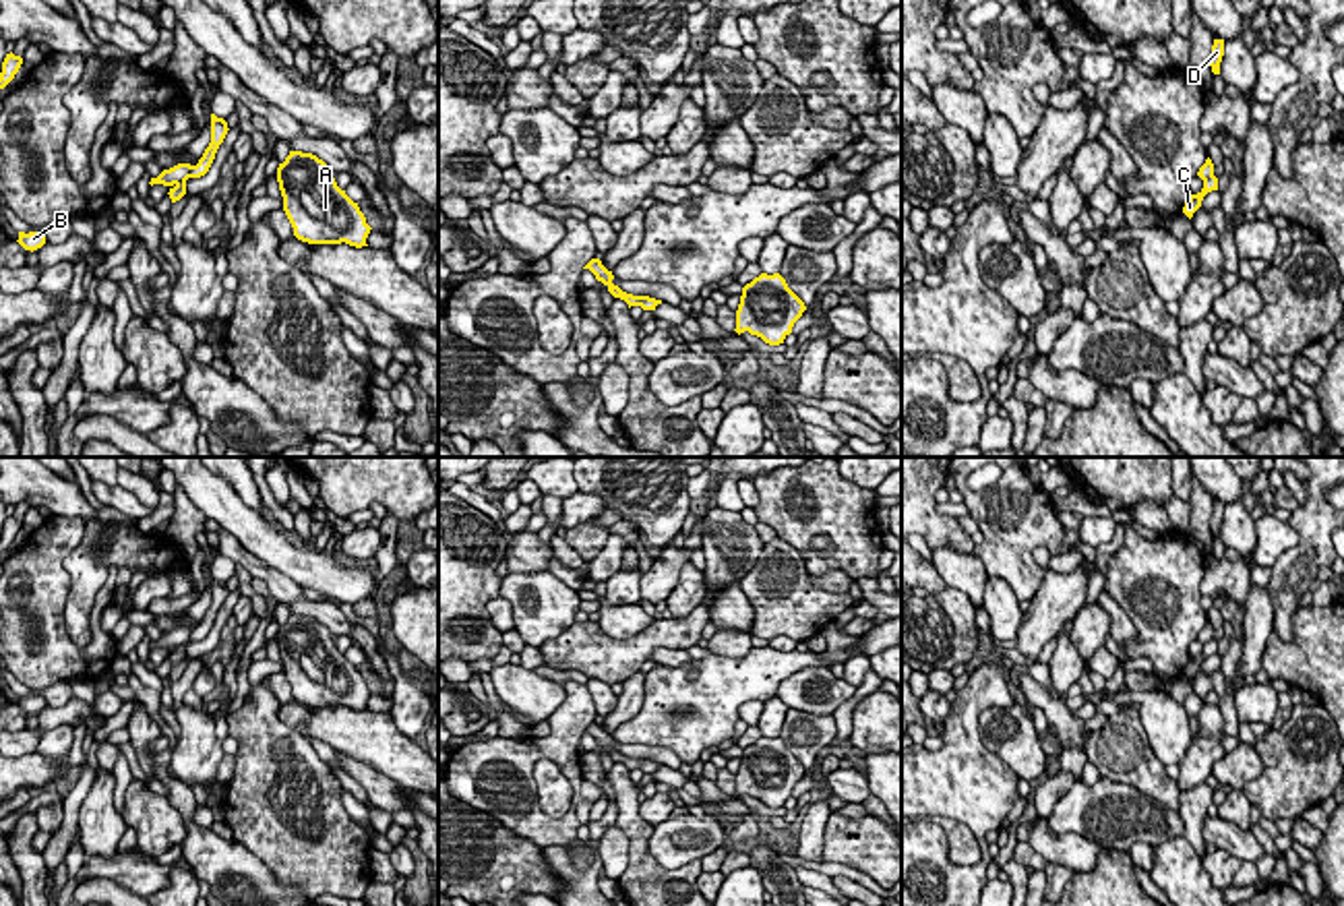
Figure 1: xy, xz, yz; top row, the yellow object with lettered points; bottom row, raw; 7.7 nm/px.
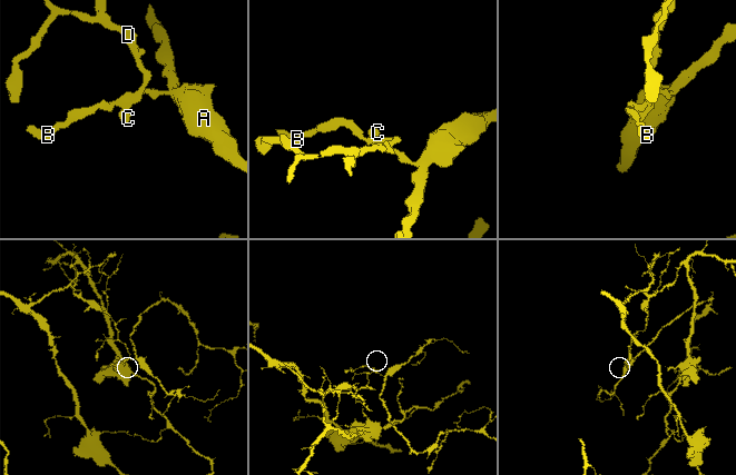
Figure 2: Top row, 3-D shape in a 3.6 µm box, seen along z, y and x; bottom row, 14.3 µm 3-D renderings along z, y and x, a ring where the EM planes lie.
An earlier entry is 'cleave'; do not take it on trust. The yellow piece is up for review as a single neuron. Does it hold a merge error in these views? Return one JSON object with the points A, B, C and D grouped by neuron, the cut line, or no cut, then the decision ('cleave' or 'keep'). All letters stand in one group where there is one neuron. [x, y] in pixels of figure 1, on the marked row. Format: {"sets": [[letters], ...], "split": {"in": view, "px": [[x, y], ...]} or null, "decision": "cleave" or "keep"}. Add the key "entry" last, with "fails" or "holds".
{"sets": [["A", "B"], ["C", "D"]], "split": {"in": "xy", "px": [[193, 166], [189, 176]]}, "decision": "cleave", "entry": "holds"}

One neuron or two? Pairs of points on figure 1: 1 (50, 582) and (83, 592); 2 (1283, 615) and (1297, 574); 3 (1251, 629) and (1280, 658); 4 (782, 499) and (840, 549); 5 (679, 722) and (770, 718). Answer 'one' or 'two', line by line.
1: two
2: one
3: two
4: one
5: two

